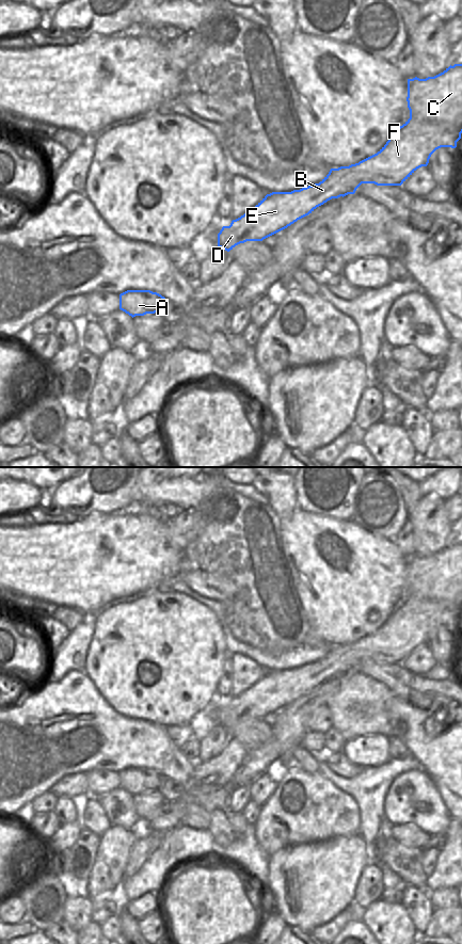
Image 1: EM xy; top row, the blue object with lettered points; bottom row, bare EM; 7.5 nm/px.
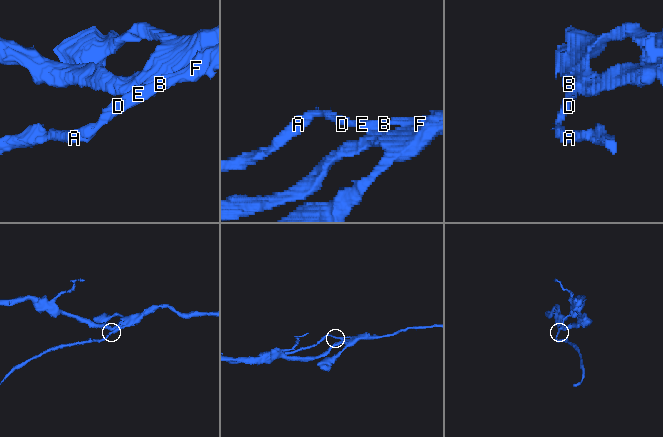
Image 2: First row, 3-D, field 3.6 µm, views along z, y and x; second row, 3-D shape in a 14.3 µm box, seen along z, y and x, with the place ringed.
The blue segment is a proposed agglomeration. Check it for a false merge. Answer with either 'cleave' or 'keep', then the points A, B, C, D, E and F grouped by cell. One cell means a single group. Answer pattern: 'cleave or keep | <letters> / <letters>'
cleave | A B D E / C F

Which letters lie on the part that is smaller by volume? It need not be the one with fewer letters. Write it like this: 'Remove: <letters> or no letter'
Remove: A, B, D, E

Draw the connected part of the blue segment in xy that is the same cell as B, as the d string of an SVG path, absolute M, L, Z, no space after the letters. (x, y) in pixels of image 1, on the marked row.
M359 163L331 169L329 174L319 183L291 192L272 192L267 194L246 213L233 220L229 226L222 227L218 234L218 247L229 252L236 245L246 241L262 241L308 215L328 201L354 194L362 183L373 183L373 178L365 170L366 167L360 166Z

